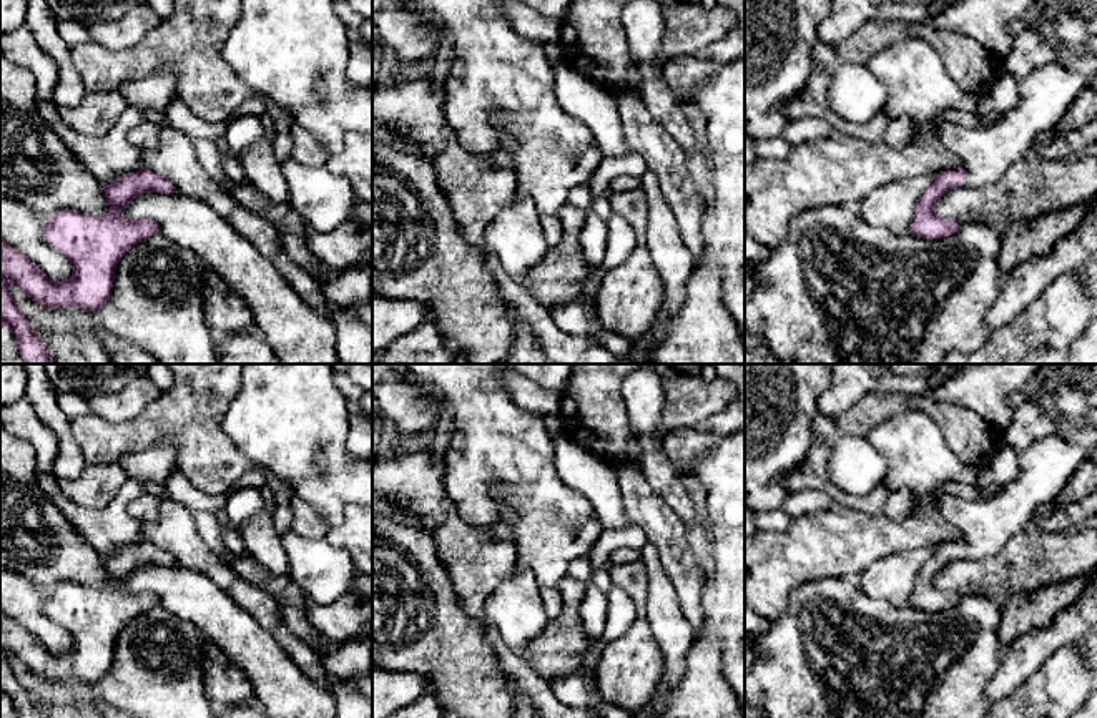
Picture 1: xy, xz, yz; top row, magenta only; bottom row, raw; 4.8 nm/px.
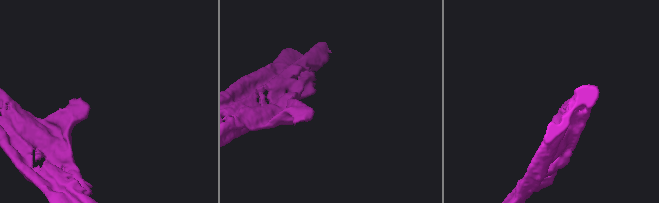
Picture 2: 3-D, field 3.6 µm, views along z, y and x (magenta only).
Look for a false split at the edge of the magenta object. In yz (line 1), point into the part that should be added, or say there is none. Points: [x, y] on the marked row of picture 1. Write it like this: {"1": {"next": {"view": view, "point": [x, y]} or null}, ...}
{"1": {"next": {"view": "yz", "point": [1046, 93]}}}

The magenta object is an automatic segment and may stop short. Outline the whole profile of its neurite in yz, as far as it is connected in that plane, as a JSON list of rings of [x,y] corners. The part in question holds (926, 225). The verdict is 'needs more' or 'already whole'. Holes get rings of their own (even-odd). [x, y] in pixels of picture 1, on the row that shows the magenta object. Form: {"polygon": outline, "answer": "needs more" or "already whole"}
{"polygon": [[[1045,65],[1017,80],[1019,101],[994,126],[971,130],[944,121],[941,143],[956,156],[959,166],[939,173],[922,193],[909,234],[922,239],[956,234],[961,224],[942,219],[934,211],[941,198],[966,183],[969,188],[981,188],[1031,156],[1036,138],[1065,116],[1090,81],[1062,65]]], "answer": "needs more"}

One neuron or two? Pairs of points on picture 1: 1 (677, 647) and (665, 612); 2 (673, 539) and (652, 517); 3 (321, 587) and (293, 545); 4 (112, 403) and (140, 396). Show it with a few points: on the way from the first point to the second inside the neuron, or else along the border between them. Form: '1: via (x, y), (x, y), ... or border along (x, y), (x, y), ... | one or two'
1: via (673, 639), (665, 620) | one
2: via (669, 534), (657, 522) | one
3: via (321, 577), (303, 555) | one
4: via (118, 403), (133, 399) | one

